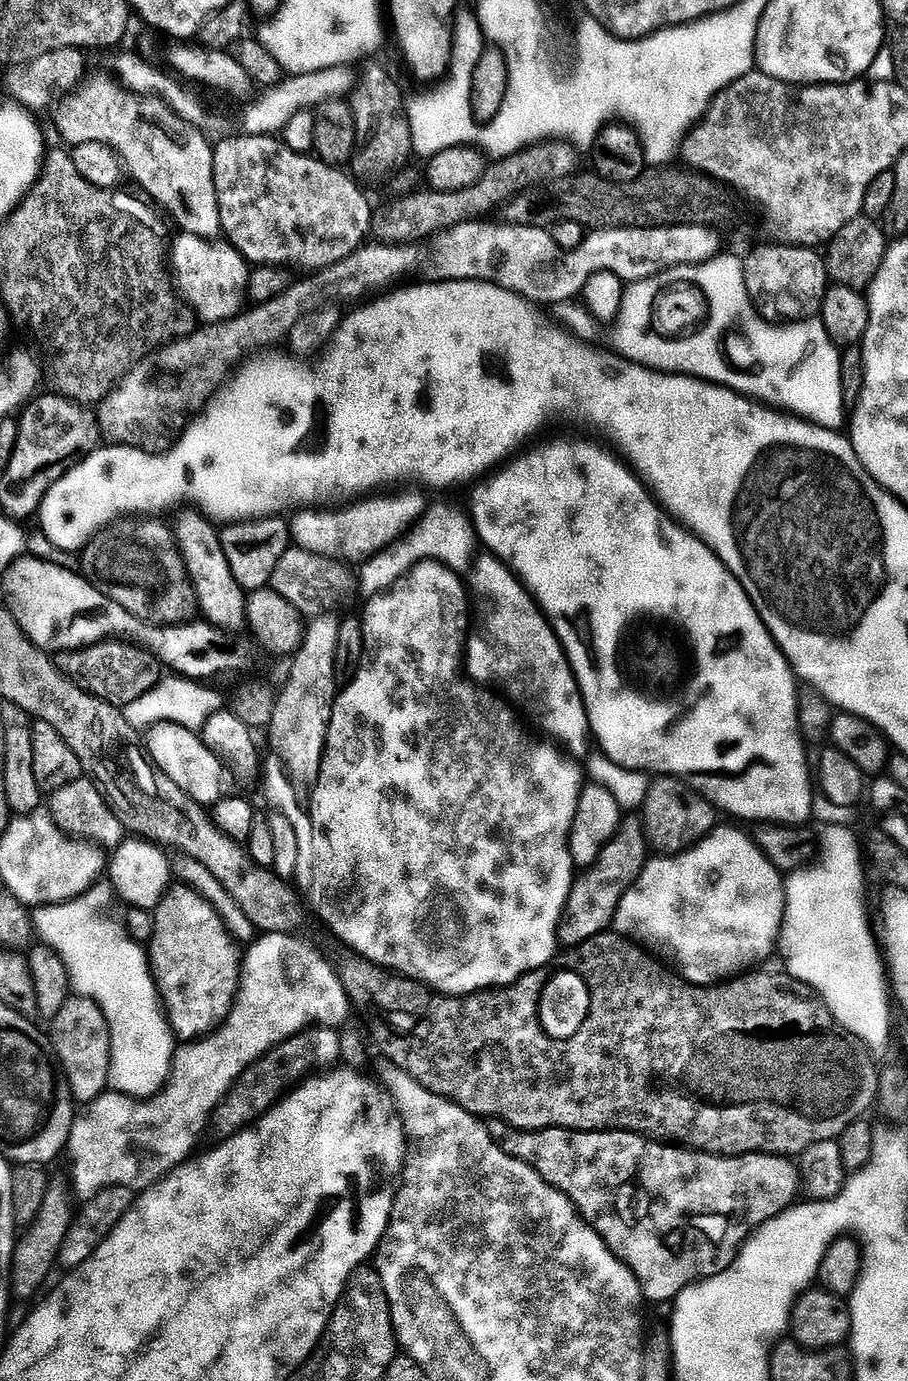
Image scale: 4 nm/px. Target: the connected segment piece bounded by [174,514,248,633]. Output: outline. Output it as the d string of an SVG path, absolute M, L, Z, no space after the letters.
M194 514L191 520L175 525L176 543L184 559L190 582L196 591L196 602L202 616L213 629L224 632L244 632L248 618L246 591L238 584L223 552L221 533L207 519Z

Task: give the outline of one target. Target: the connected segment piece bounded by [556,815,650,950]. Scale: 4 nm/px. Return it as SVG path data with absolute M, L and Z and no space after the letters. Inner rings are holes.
M625 815L620 821L620 831L615 838L607 844L591 866L583 869L573 879L572 889L560 919L560 929L556 931L559 947L575 950L600 932L609 931L613 927L622 898L632 889L649 859L650 849L648 840L644 837L641 817Z

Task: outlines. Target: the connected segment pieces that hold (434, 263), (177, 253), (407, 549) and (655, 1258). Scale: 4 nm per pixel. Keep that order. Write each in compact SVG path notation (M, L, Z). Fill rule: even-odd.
M483 220L459 224L456 227L448 228L445 233L440 233L435 237L430 244L434 250L432 258L426 259L422 268L423 272L429 275L427 277L437 281L451 280L455 277L457 280L493 282L500 288L518 293L525 300L549 306L550 303L564 302L572 297L575 299L583 291L589 278L598 272L608 272L608 264L604 264L604 260L600 260L600 252L596 252L596 244L592 244L592 239L587 236L584 243L581 243L578 263L574 266L574 272L565 272L562 269L564 256L548 231L538 228L536 224L488 223L492 222Z
M179 233L170 248L174 280L184 302L203 324L218 324L238 316L248 298L251 267L244 256L226 240L213 240Z
M431 506L418 520L416 526L387 549L372 557L360 570L359 591L371 598L389 590L414 565L424 560L436 560L453 572L467 573L473 566L478 549L478 537L471 517L452 506Z
M503 1122L493 1123L490 1133L503 1152L530 1165L550 1186L554 1186L570 1198L572 1205L580 1212L580 1217L604 1239L606 1246L629 1268L634 1278L638 1278L643 1299L651 1300L651 1303L656 1306L662 1306L662 1296L669 1302L675 1301L680 1292L686 1290L691 1284L699 1284L709 1276L717 1276L726 1271L736 1261L745 1240L756 1229L797 1203L796 1190L802 1185L797 1165L792 1165L795 1163L789 1157L765 1156L763 1152L755 1152L749 1156L711 1156L708 1152L697 1152L691 1148L669 1146L663 1142L650 1140L639 1132L575 1132L569 1128L521 1130L519 1127L509 1126Z

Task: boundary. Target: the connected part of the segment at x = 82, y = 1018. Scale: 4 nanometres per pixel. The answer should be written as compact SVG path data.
M69 995L58 1014L49 1021L48 1028L56 1063L64 1073L64 1081L68 1083L73 1101L80 1106L91 1104L109 1087L111 1034L101 1008L84 996Z

